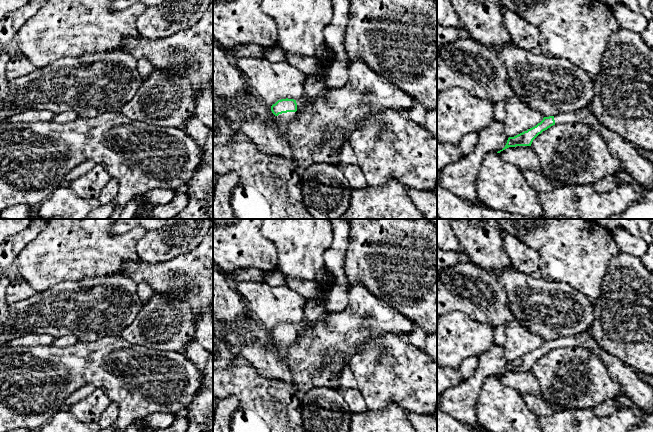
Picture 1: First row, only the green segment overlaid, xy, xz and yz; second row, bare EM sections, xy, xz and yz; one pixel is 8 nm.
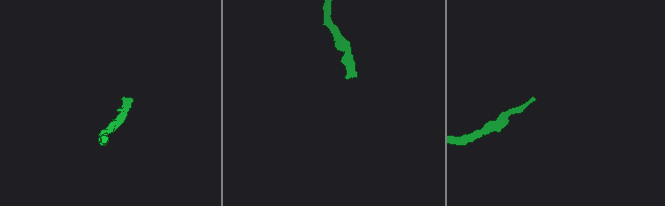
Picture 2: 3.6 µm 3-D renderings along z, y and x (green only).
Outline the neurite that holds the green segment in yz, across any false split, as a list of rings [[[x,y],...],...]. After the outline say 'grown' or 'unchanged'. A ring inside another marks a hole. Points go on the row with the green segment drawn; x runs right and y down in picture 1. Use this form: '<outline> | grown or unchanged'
[[[591,104],[582,110],[575,112],[560,113],[554,116],[544,117],[543,120],[536,126],[524,131],[514,137],[509,137],[505,147],[498,151],[501,151],[516,146],[531,146],[533,140],[541,134],[543,131],[547,130],[553,125],[560,123],[576,123],[578,121],[583,121],[587,116],[592,114]]] | grown

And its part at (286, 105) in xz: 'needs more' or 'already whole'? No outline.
needs more

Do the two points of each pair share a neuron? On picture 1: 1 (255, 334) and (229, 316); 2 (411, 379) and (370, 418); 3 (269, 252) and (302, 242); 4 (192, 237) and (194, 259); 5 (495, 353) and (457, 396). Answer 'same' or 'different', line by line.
1: same
2: different
3: different
4: different
5: same

